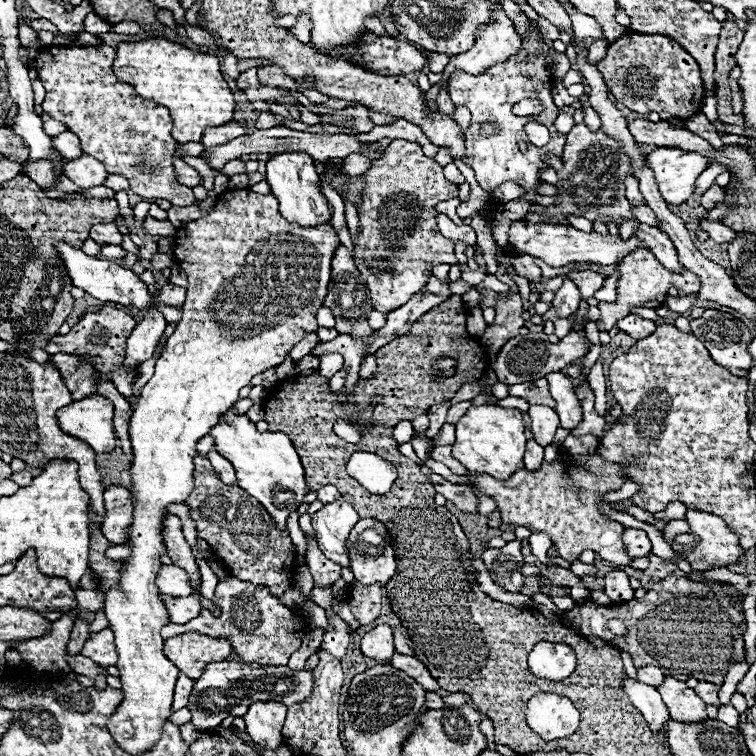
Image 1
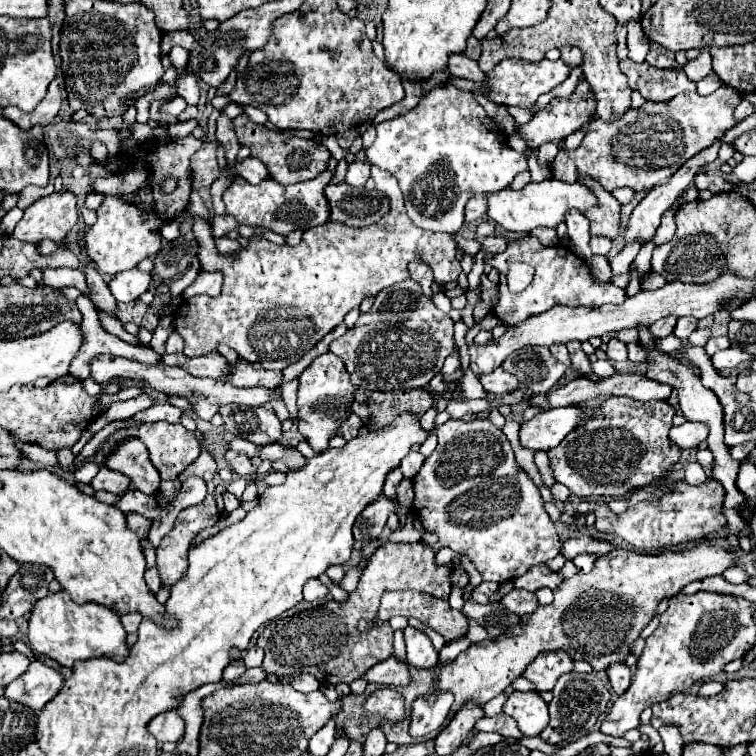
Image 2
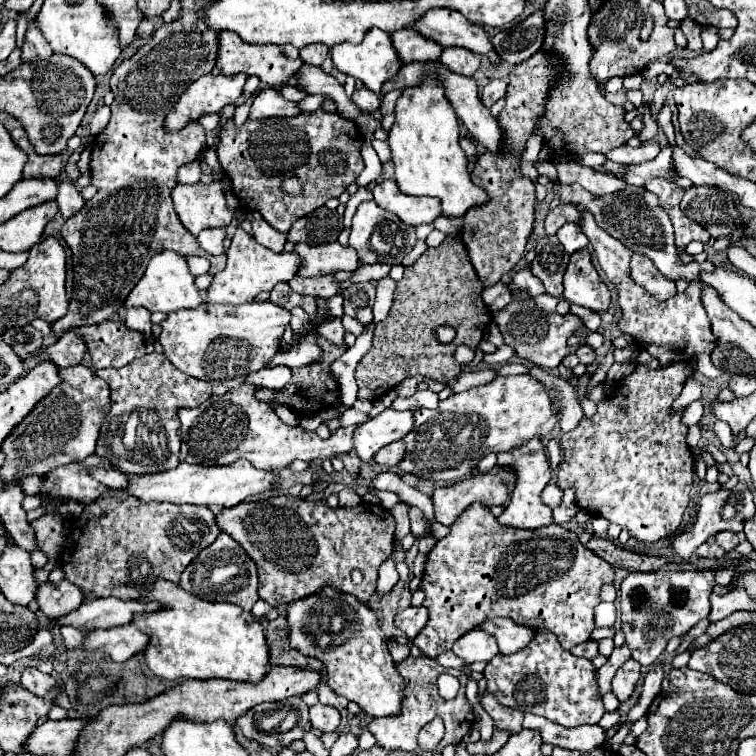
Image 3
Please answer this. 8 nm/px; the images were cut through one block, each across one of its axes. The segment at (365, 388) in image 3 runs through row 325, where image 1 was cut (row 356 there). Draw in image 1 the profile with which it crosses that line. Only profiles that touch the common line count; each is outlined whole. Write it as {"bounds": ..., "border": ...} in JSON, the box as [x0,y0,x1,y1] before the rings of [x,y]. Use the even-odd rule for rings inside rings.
{"bounds":[356,294,488,424],"border":[[[452,294],[448,300],[444,300],[440,306],[426,312],[420,320],[414,322],[408,334],[394,338],[386,346],[382,346],[376,352],[378,372],[372,380],[358,380],[356,388],[370,388],[370,394],[382,396],[382,402],[378,408],[374,408],[376,420],[386,420],[398,424],[400,420],[412,420],[424,412],[428,412],[430,406],[442,404],[454,398],[454,394],[464,386],[466,382],[476,382],[482,378],[482,360],[484,370],[488,368],[488,354],[486,350],[476,342],[466,338],[466,306],[460,296]],[[438,358],[452,358],[456,360],[456,376],[454,378],[442,378],[444,382],[434,382],[430,378],[432,362]]]}

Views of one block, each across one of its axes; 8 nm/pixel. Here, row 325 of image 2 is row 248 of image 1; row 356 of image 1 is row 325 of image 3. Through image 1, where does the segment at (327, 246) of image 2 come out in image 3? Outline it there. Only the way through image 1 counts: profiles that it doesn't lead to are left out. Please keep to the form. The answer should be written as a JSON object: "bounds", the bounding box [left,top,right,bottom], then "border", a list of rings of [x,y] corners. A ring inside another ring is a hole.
{"bounds":[158,302,288,386],"border":[[[248,302],[238,306],[200,304],[196,310],[178,310],[162,320],[158,342],[166,358],[184,374],[206,380],[212,386],[240,386],[248,372],[260,370],[276,352],[278,340],[288,326],[288,310],[272,302]]]}

